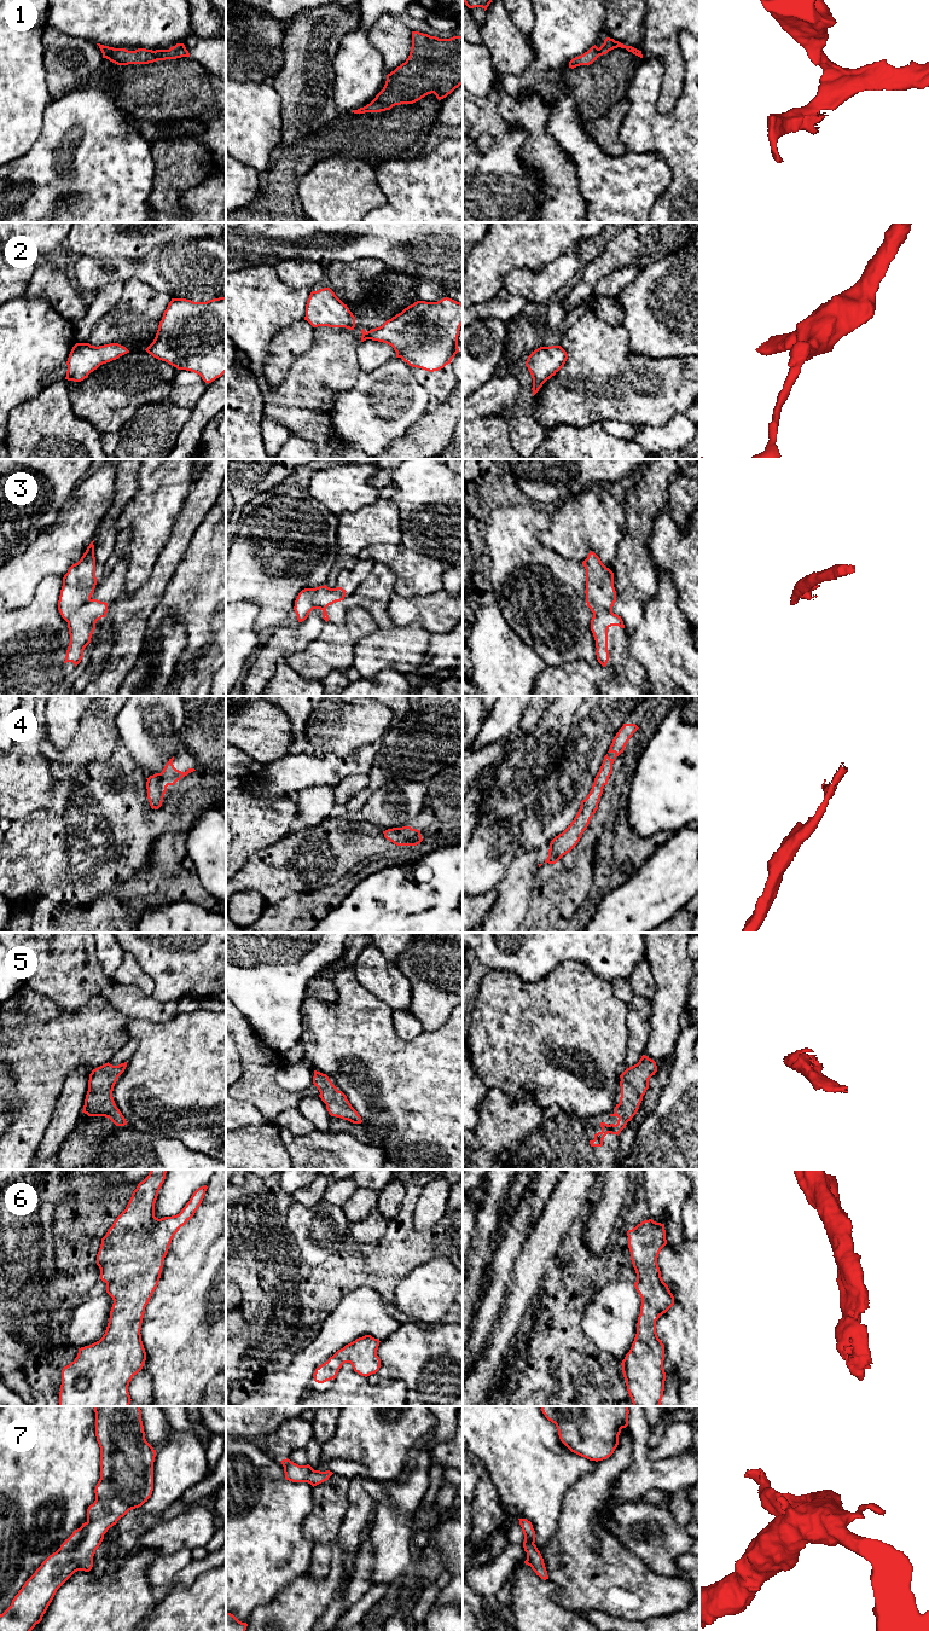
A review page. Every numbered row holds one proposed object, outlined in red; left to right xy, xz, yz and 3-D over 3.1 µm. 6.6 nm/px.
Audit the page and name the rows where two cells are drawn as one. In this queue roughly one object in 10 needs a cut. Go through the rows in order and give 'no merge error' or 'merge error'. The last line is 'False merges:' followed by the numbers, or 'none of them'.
1: no merge error
2: no merge error
3: no merge error
4: no merge error
5: no merge error
6: no merge error
7: no merge error
False merges: none of them

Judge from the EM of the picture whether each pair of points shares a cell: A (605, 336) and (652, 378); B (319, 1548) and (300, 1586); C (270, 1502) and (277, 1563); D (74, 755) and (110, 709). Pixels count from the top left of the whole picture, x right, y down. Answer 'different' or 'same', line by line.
A: same
B: different
C: same
D: same

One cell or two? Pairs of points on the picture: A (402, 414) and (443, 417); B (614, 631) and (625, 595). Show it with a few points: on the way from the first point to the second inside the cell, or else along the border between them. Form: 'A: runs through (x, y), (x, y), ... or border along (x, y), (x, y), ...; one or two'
A: border along (427, 412), (400, 436); two
B: border along (613, 579), (616, 601); two

